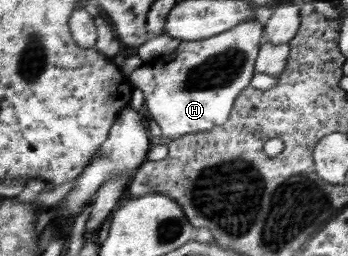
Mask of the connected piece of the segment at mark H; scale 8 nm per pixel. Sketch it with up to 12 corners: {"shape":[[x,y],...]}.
{"shape":[[252,19],[128,79],[162,138],[227,122],[264,41]]}

